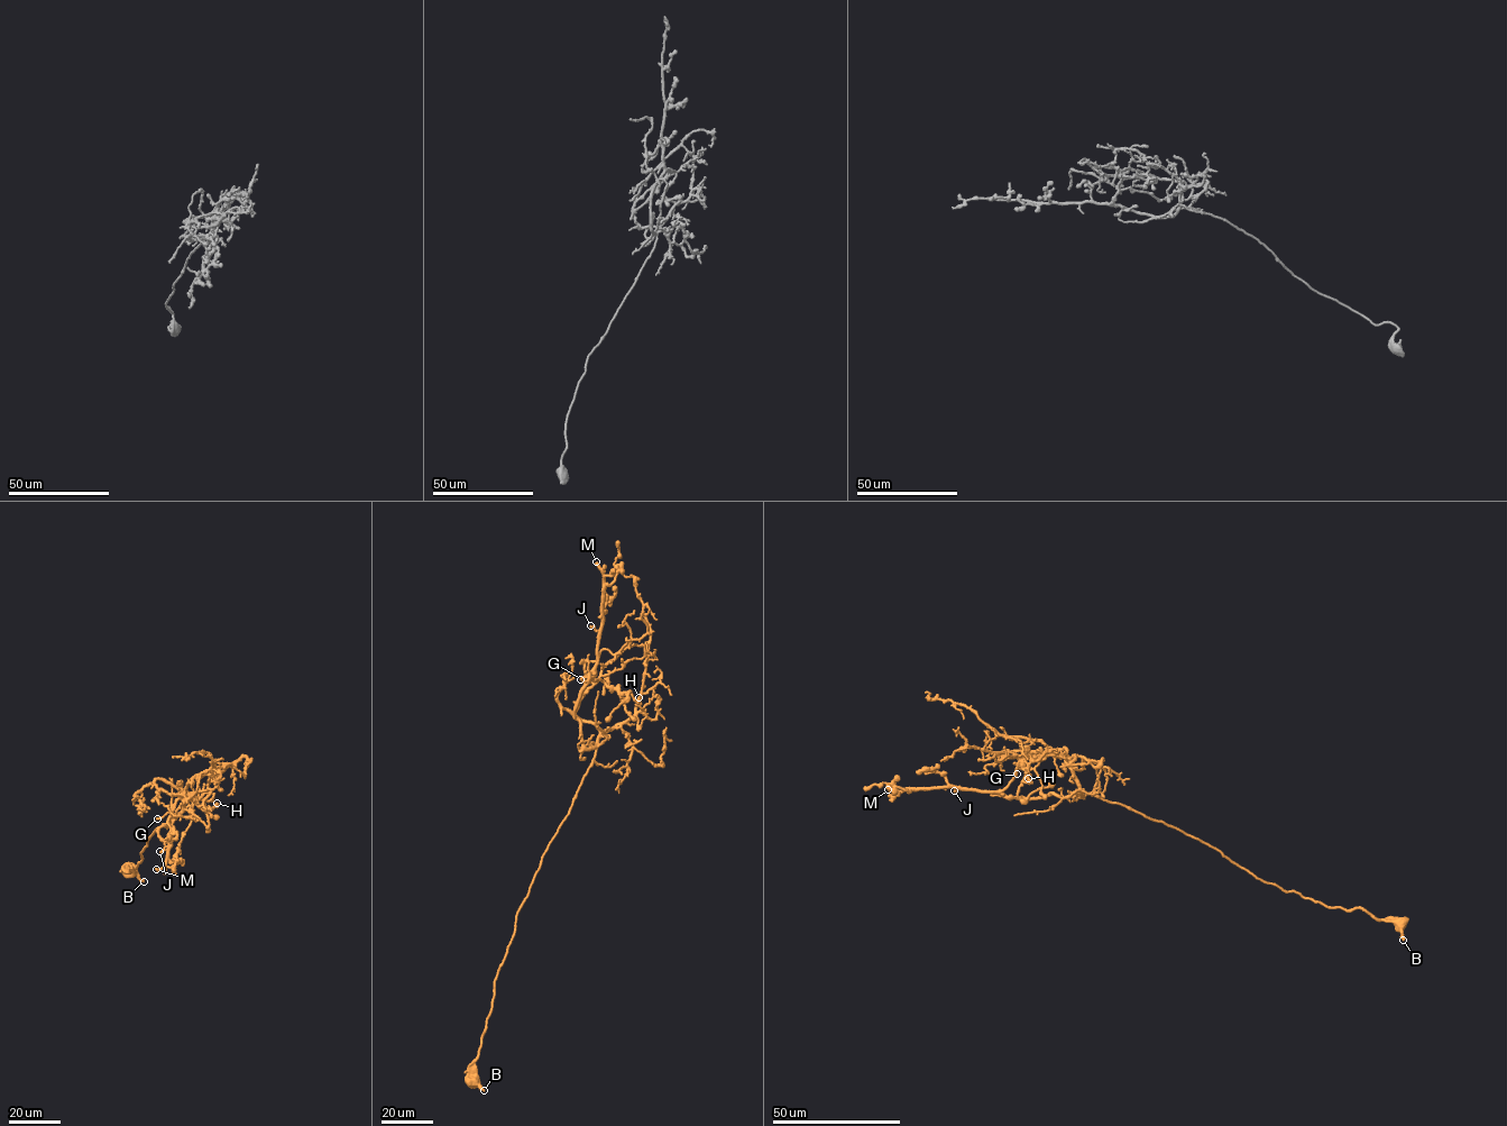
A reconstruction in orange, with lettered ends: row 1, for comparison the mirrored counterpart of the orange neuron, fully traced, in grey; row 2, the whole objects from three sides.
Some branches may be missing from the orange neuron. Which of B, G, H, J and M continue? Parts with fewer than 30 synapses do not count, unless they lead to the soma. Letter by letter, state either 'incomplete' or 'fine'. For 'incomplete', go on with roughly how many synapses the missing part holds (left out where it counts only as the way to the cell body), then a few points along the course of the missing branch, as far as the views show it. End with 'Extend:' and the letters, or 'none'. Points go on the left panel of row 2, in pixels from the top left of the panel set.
B: fine
G: fine
H: fine
J: fine
M: incomplete; 70 synapses; course (156, 869), (149, 873), (140, 867), (122, 864), (121, 854), (117, 851), (86, 860), (70, 860)
Extend: M

